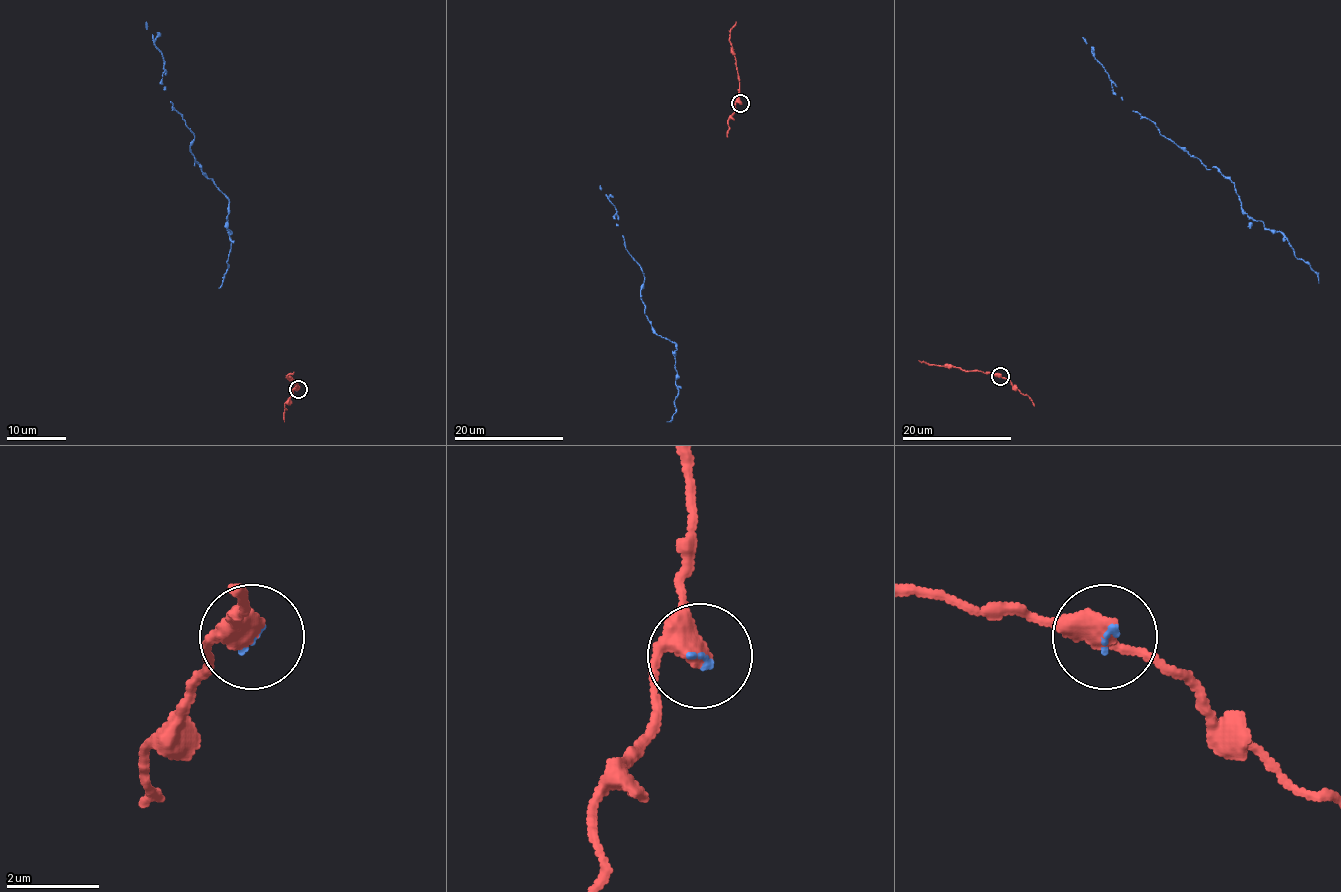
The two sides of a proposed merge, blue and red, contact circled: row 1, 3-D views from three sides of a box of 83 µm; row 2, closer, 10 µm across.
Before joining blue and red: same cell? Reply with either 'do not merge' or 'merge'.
merge

